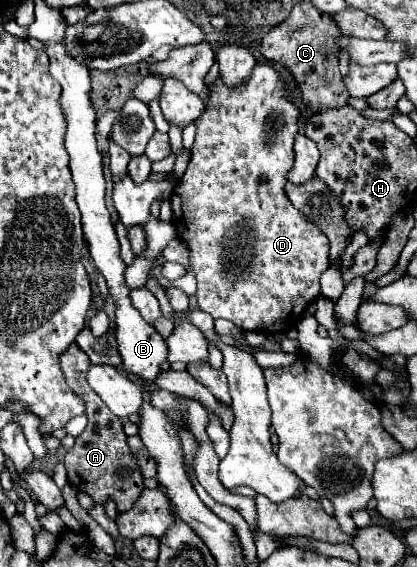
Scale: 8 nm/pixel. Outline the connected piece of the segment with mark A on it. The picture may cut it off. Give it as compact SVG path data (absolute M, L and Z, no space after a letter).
M70 344L70 348L62 354L62 372L66 376L68 386L84 400L86 404L86 416L88 426L86 430L76 438L76 444L72 450L66 452L64 464L68 470L68 482L86 494L92 496L94 502L104 504L106 498L114 498L116 508L120 512L130 510L132 504L138 500L138 496L144 490L144 476L138 466L138 458L130 452L130 446L126 442L126 434L122 430L122 422L94 396L94 390L86 382L86 374L90 368L88 354L78 348L78 344Z

